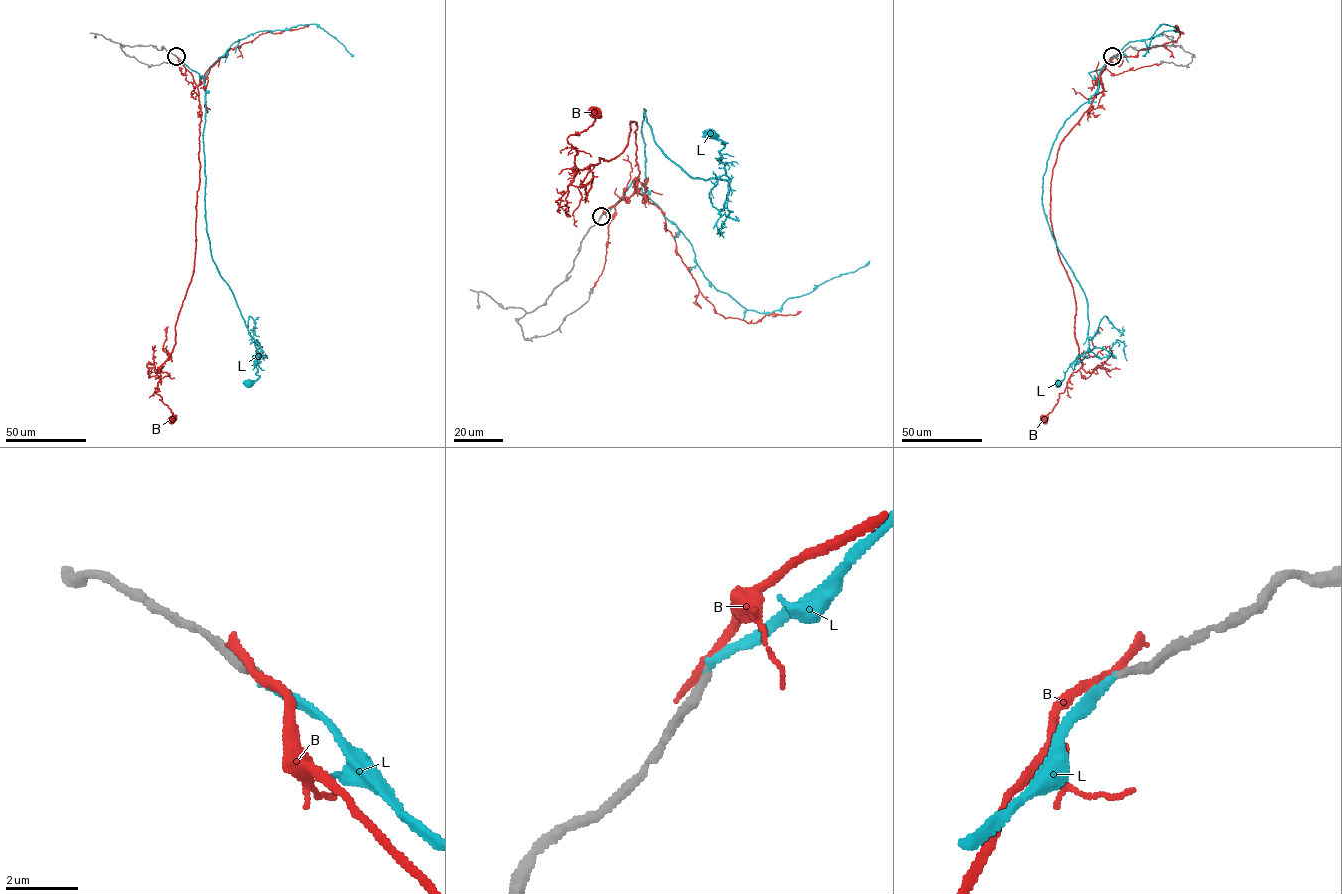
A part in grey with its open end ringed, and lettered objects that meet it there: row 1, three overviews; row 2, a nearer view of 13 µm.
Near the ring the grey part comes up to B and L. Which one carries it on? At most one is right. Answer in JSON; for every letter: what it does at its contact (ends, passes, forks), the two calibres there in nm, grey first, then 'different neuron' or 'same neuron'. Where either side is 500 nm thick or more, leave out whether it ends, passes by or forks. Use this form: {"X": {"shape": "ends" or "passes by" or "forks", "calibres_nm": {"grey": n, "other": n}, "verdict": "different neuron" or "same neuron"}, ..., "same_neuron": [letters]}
{"B": {"shape": "passes by", "calibres_nm": {"grey": 240, "other": 200}, "verdict": "different neuron"}, "L": {"shape": "ends", "calibres_nm": {"grey": 220, "other": 200}, "verdict": "same neuron"}, "same_neuron": ["L"]}

